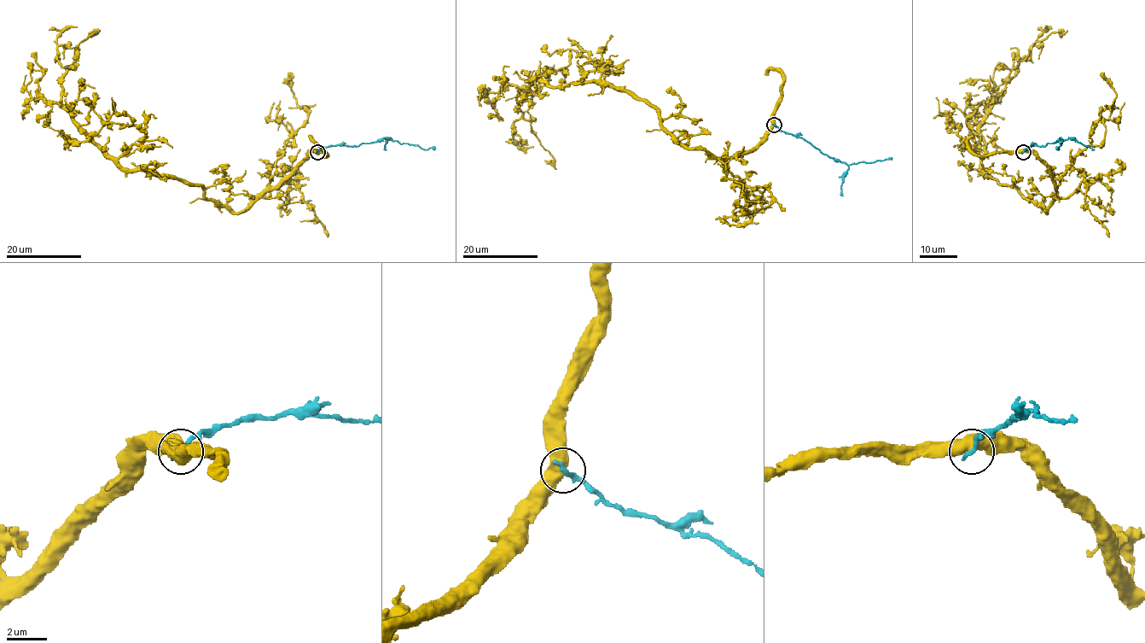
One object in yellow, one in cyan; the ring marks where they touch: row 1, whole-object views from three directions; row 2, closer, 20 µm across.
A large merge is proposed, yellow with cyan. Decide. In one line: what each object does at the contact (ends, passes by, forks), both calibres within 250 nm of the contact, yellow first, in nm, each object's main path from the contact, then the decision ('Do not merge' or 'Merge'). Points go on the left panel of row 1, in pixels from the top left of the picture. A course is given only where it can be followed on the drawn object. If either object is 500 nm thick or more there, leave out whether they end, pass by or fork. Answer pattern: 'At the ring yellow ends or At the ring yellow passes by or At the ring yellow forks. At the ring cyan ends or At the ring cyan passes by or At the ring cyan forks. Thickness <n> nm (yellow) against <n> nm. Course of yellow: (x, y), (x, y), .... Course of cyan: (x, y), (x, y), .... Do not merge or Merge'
Thickness 550 nm (yellow) against 280 nm. Course of yellow: (317, 152), (243, 210), (230, 212), (200, 186), (122, 169), (61, 100), (61, 78), (76, 47), (100, 30). Course of cyan: (317, 152), (328, 146), (358, 146), (385, 138), (401, 143), (416, 144), (424, 149), (435, 149). Do not merge

